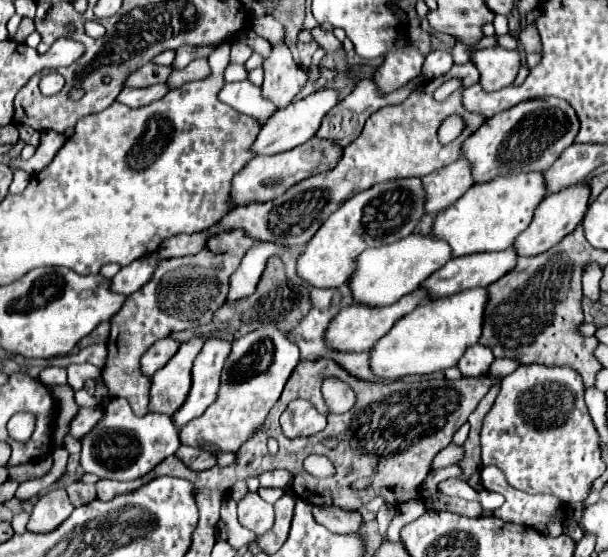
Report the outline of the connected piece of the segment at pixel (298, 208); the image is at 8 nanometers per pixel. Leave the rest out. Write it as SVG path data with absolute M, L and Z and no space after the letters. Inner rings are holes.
M474 62L454 64L448 74L434 78L430 82L424 82L402 104L386 106L386 108L380 108L378 112L374 112L366 120L362 134L352 144L348 144L344 148L342 160L330 172L310 176L310 180L302 180L302 184L296 184L294 188L290 188L290 192L282 194L276 200L238 206L230 212L230 216L222 218L214 228L208 228L206 232L198 232L198 234L190 234L190 236L172 236L170 240L164 240L162 248L160 248L162 258L198 254L206 246L208 238L212 238L220 232L230 232L230 230L238 230L238 228L242 228L252 240L274 240L276 244L286 244L288 248L304 246L318 232L322 222L332 212L336 212L346 200L350 200L354 194L368 190L372 184L394 180L394 178L428 176L430 172L448 164L448 154L450 154L450 162L458 160L462 156L464 140L468 136L472 136L486 122L486 118L482 114L468 112L462 104L462 90L466 86L472 86L478 82L480 82L480 72L478 72ZM450 78L462 78L464 86L460 90L456 90L448 100L436 102L432 98L434 90ZM454 112L462 112L462 118L466 120L466 130L462 132L462 136L458 140L450 142L450 146L442 146L436 138L438 126L442 124L442 120L446 116L450 116Z

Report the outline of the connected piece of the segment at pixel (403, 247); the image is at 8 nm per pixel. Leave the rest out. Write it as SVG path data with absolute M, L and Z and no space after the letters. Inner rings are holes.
M416 232L394 244L366 250L362 252L362 256L358 256L358 270L350 278L354 300L370 306L390 306L398 302L402 296L414 292L430 274L442 268L450 258L452 250L448 242L432 234L416 234Z

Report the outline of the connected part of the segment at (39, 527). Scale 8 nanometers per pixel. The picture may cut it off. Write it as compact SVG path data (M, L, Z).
M64 488L50 490L34 504L26 530L36 532L36 534L54 532L72 512L74 512L74 506L72 506L66 490Z

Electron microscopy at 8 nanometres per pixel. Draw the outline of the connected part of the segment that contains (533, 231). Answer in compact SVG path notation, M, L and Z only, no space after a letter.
M578 182L578 184L568 186L568 188L562 188L560 192L550 194L538 206L538 212L534 214L530 228L526 228L526 232L522 232L522 236L518 236L518 240L514 242L518 256L536 256L536 254L550 250L558 242L562 242L582 222L582 218L588 210L588 200L590 200L590 182Z

